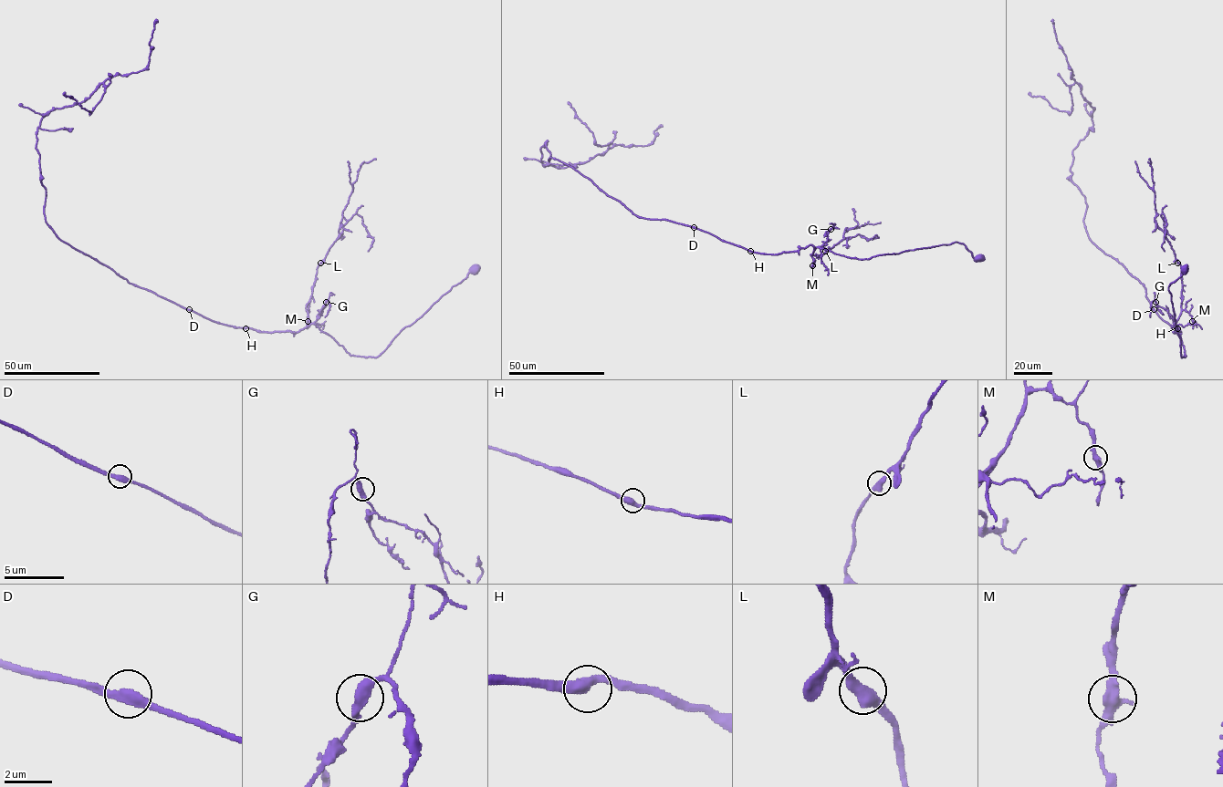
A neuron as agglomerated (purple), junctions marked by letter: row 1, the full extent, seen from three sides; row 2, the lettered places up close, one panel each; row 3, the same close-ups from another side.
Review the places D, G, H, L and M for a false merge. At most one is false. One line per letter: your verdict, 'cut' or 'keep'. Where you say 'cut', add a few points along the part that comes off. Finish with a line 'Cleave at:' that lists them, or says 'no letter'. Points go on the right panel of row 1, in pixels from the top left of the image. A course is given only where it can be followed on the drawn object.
D: keep
G: keep
H: keep
L: keep
M: keep
Cleave at: no letter

